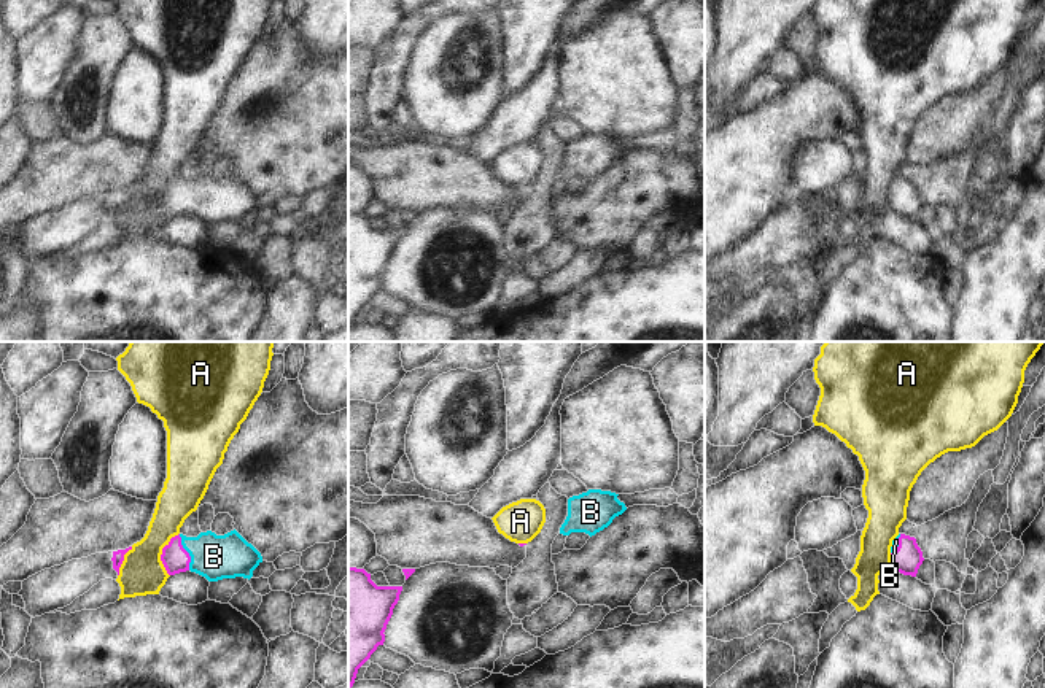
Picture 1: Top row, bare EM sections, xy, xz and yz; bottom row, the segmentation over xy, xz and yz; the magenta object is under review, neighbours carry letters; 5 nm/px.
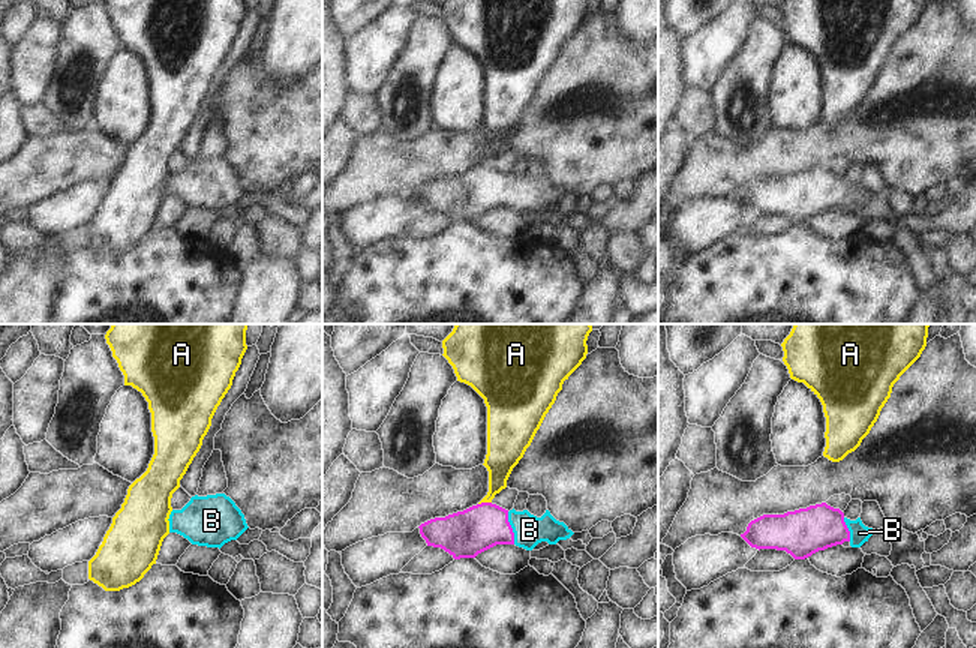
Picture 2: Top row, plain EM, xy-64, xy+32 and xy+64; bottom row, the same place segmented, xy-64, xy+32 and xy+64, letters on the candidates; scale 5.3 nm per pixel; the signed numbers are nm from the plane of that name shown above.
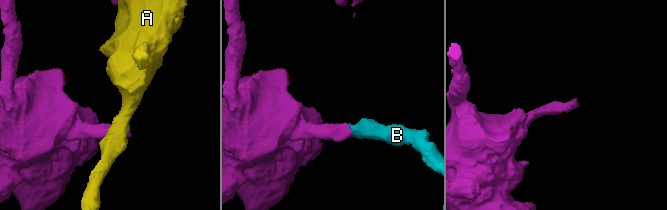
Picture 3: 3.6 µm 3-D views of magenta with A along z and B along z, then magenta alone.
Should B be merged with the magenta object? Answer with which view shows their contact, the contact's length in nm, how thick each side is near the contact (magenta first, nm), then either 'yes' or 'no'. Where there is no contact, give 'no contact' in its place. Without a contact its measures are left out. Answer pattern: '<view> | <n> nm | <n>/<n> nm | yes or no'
xy | 190 nm | 140/220 nm | yes

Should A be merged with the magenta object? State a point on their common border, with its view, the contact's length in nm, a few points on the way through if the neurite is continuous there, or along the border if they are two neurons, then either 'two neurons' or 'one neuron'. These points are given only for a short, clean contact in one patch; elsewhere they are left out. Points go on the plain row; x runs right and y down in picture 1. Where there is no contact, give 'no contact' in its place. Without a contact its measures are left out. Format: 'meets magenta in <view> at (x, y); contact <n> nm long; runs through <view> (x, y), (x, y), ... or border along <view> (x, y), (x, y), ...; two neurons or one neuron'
meets magenta in xy at (163, 197); contact 220 nm long; border along xy (178, 177), (163, 193), (161, 199), (161, 207), (169, 220); two neurons

